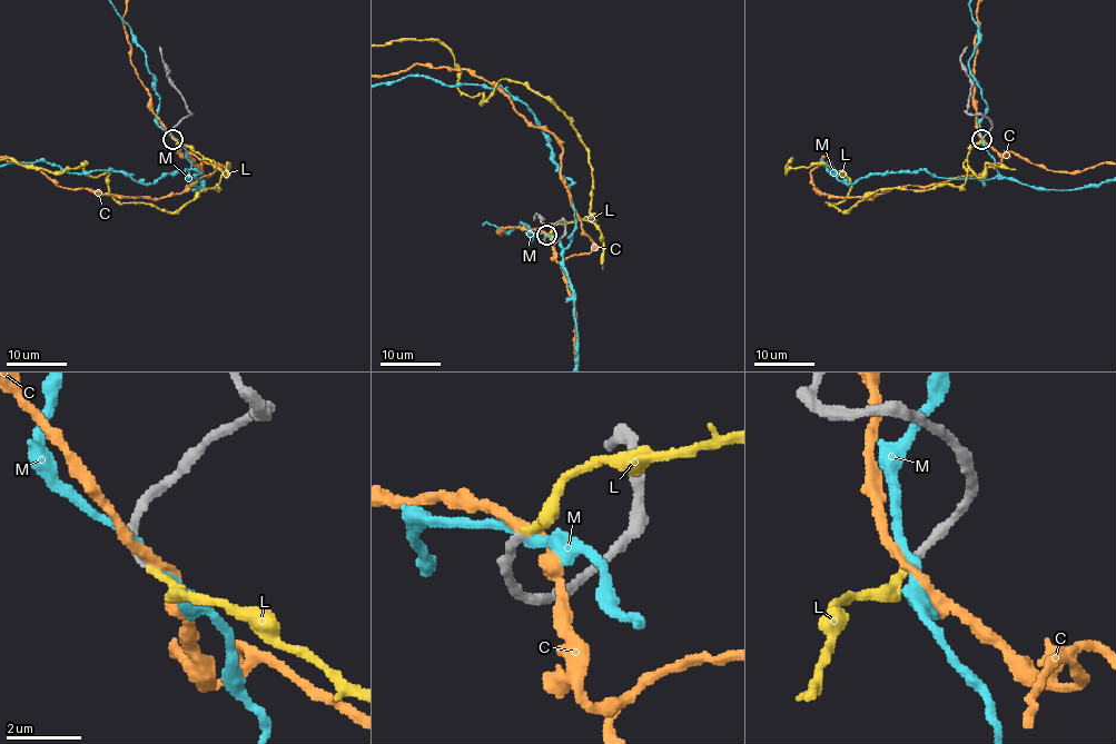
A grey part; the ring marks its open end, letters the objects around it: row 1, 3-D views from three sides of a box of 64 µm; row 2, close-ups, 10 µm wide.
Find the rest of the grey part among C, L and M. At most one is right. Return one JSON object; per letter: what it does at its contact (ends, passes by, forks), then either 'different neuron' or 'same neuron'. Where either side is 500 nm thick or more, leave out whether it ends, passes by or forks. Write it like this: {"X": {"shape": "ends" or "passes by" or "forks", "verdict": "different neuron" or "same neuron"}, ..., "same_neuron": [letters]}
{"C": {"shape": "passes by", "verdict": "different neuron"}, "L": {"shape": "ends", "verdict": "same neuron"}, "M": {"shape": "passes by", "verdict": "different neuron"}, "same_neuron": ["L"]}

